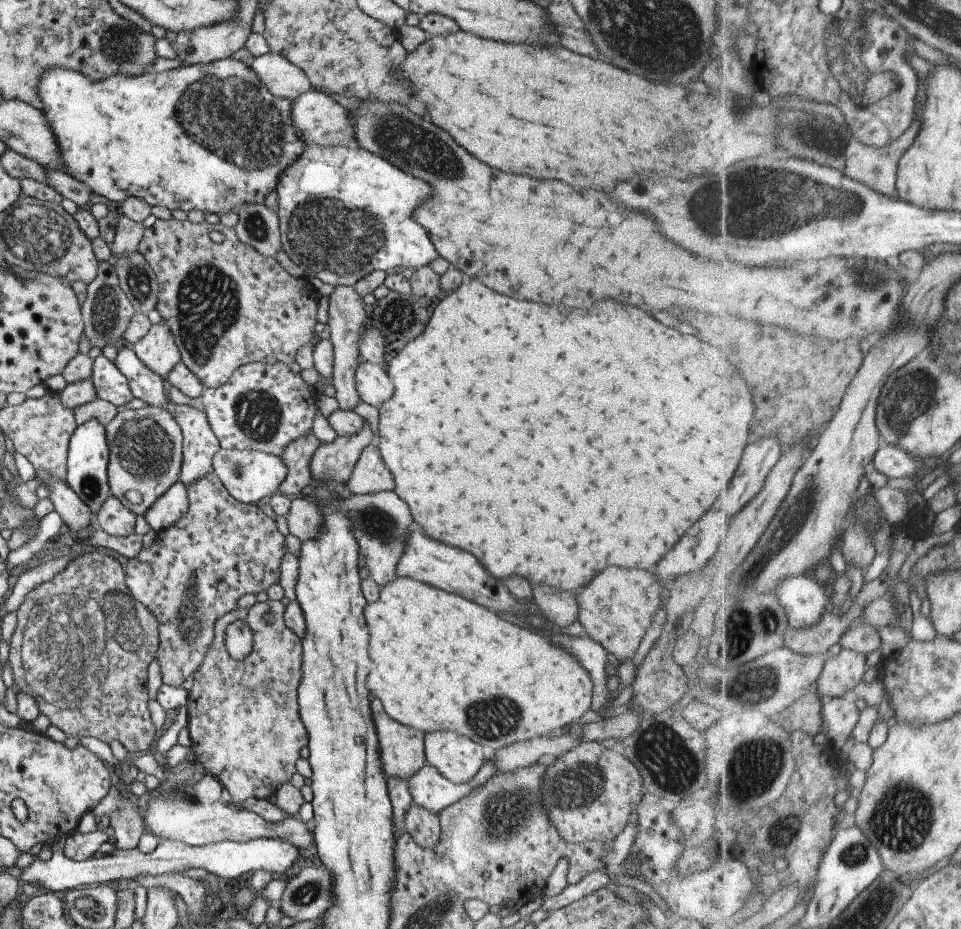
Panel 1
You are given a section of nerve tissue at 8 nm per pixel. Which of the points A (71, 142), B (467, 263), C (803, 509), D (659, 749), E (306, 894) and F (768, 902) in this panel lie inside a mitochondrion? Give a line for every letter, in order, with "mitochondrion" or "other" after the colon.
A: other
B: other
C: mitochondrion
D: mitochondrion
E: mitochondrion
F: other

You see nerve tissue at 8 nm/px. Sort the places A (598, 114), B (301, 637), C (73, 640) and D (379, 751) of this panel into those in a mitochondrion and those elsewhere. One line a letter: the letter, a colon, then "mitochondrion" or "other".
A: other
B: other
C: mitochondrion
D: other

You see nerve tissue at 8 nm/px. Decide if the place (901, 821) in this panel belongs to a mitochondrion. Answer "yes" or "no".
yes

